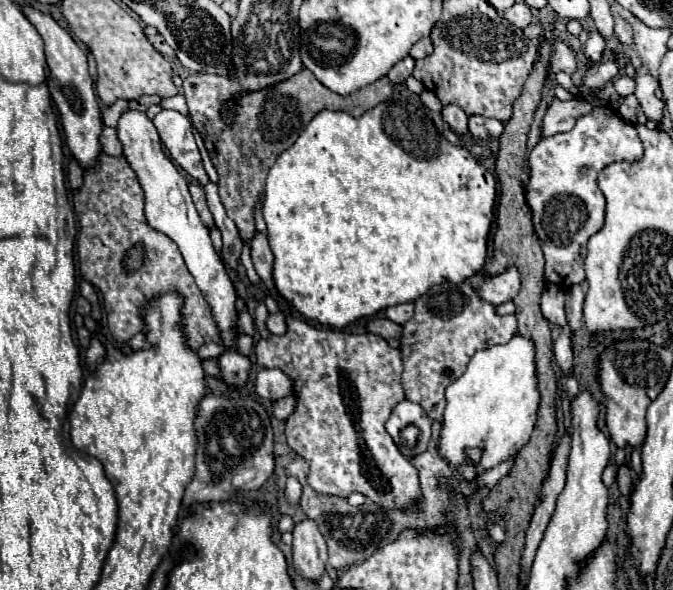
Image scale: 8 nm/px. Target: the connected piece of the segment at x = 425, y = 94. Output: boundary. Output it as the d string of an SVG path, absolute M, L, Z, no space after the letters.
M423 90L423 92L421 92L421 100L423 100L425 106L429 106L429 108L435 110L435 112L441 112L441 110L443 110L441 100L439 100L433 92L429 92L429 90Z

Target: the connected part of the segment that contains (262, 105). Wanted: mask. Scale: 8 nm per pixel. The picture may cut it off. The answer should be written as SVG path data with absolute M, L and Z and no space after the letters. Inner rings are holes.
M305 68L293 74L293 78L279 82L277 86L267 86L265 90L257 90L253 94L243 92L237 80L221 78L215 74L187 76L183 80L183 94L187 96L189 118L201 134L205 150L219 174L221 202L229 218L237 224L241 238L251 240L255 234L253 206L259 196L263 196L265 176L269 168L273 166L277 156L297 140L301 130L319 110L329 108L347 112L351 116L361 116L379 102L387 100L393 90L395 84L387 76L383 76L351 96L341 96L317 82L317 78L313 78L313 72ZM223 108L233 114L231 122L225 122L221 118Z

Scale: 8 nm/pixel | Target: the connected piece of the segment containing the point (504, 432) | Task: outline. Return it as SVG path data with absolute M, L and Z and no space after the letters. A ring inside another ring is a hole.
M515 334L507 344L479 350L467 364L465 374L447 386L447 408L439 440L439 452L449 466L459 472L465 480L479 472L485 472L499 462L515 456L529 440L539 406L537 390L537 368L535 368L535 346L533 340ZM465 448L483 448L481 462L477 466L467 464Z

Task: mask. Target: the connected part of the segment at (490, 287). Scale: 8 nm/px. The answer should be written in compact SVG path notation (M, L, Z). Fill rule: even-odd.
M511 266L509 270L489 278L485 282L485 286L479 290L479 294L485 302L491 302L497 306L507 300L513 300L517 296L519 288L521 288L521 274L515 266Z

